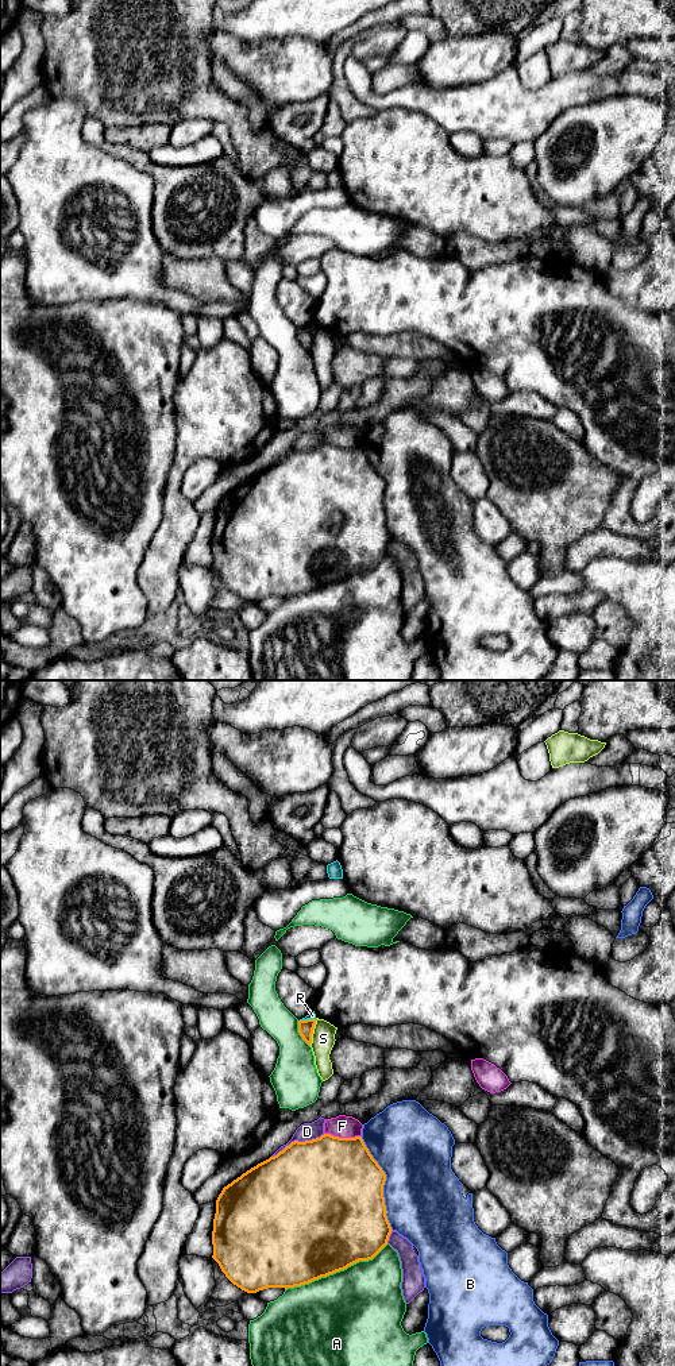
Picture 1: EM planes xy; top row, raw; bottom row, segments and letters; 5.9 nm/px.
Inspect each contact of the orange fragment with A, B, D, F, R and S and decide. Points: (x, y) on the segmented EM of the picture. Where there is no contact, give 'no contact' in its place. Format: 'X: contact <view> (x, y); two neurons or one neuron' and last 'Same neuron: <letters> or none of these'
A: contact xy (336, 1270); two neurons
B: contact xy (384, 1184); two neurons
D: contact xy (297, 1141); two neurons
F: contact xy (343, 1138); two neurons
R: contact xy (308, 1019); two neurons
S: contact xy (312, 1033); two neurons
Same neuron: none of these

